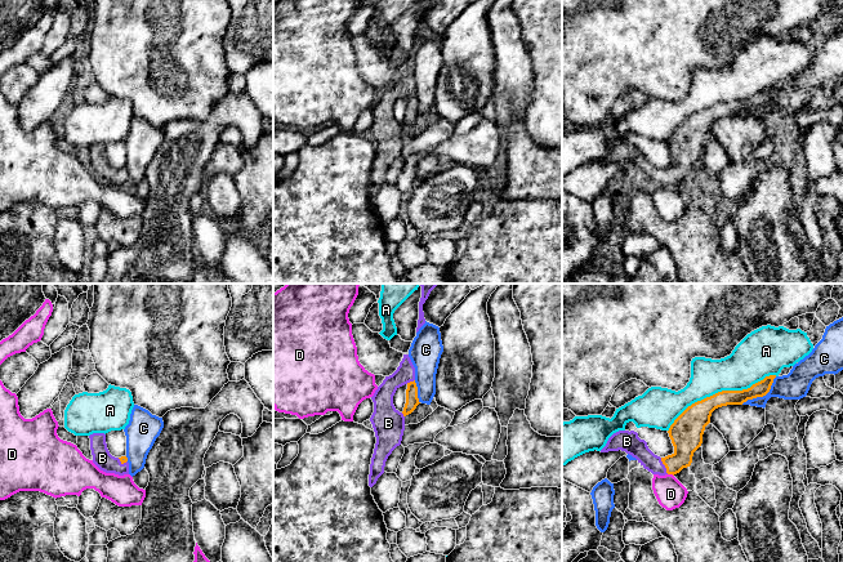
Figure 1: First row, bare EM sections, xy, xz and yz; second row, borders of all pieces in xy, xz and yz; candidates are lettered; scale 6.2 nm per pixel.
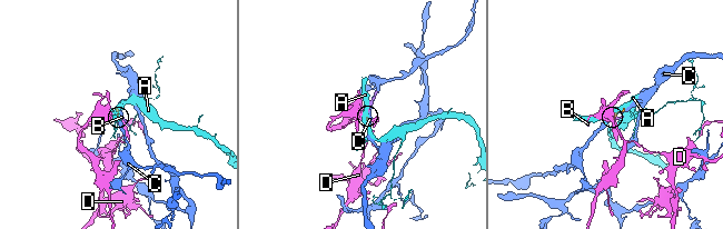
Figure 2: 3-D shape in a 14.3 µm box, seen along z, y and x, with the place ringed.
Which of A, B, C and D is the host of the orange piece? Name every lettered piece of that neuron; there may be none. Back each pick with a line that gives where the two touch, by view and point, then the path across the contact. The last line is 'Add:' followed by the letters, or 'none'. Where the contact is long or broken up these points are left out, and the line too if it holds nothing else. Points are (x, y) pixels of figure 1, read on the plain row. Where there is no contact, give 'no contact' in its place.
B: yz (664, 175)
Add: B

